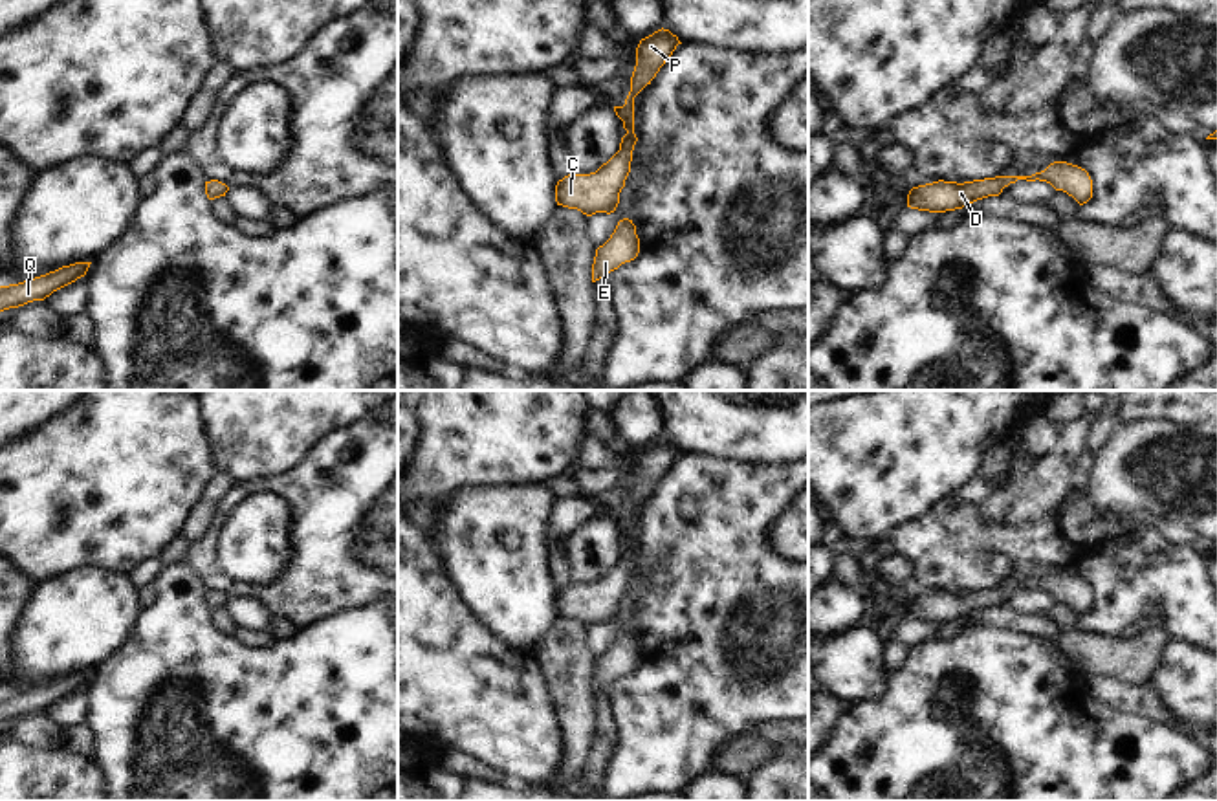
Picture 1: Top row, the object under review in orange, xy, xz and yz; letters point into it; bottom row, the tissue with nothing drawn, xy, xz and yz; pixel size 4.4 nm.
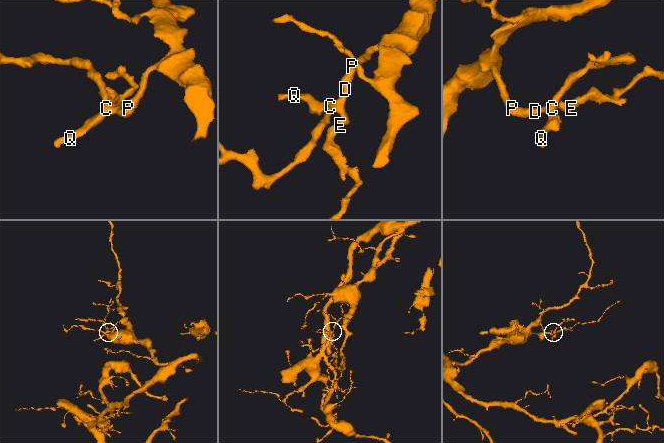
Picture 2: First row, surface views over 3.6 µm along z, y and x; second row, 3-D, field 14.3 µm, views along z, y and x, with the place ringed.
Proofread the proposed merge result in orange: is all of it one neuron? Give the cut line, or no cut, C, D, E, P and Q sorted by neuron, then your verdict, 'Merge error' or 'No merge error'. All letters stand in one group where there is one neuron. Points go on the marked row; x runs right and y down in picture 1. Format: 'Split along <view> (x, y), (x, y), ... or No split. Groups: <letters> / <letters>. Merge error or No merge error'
No split. Groups: C D E P Q. No merge error

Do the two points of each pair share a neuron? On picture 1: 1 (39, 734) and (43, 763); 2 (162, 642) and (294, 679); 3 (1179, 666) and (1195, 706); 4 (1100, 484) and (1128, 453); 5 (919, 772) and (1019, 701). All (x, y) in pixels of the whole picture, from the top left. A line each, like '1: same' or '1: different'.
1: different
2: same
3: same
4: same
5: same

